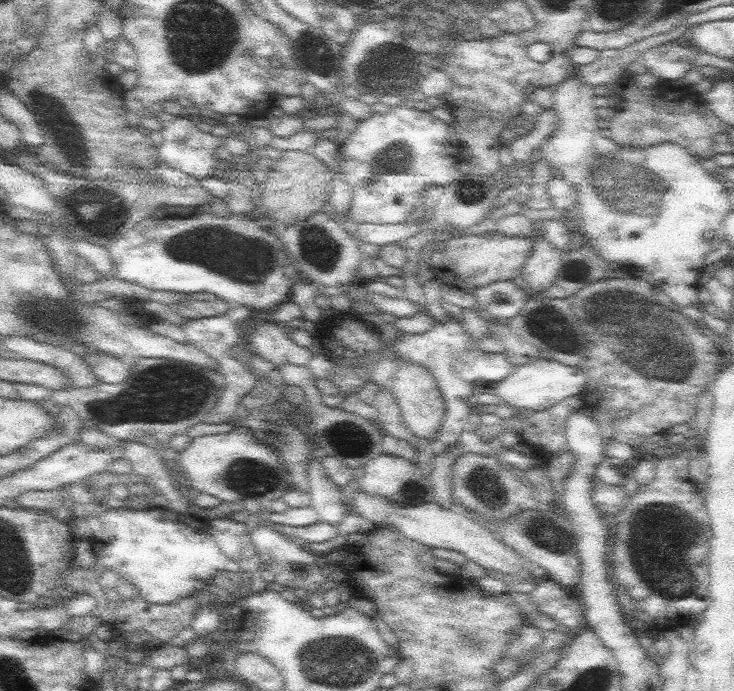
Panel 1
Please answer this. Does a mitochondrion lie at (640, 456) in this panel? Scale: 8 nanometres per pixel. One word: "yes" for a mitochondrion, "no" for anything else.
no

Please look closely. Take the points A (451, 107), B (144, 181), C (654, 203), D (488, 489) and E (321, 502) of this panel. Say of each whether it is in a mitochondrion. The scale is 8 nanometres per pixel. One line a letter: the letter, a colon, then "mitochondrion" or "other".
A: other
B: other
C: mitochondrion
D: mitochondrion
E: other

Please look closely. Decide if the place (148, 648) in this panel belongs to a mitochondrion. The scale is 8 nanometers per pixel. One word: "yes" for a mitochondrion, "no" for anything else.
no

